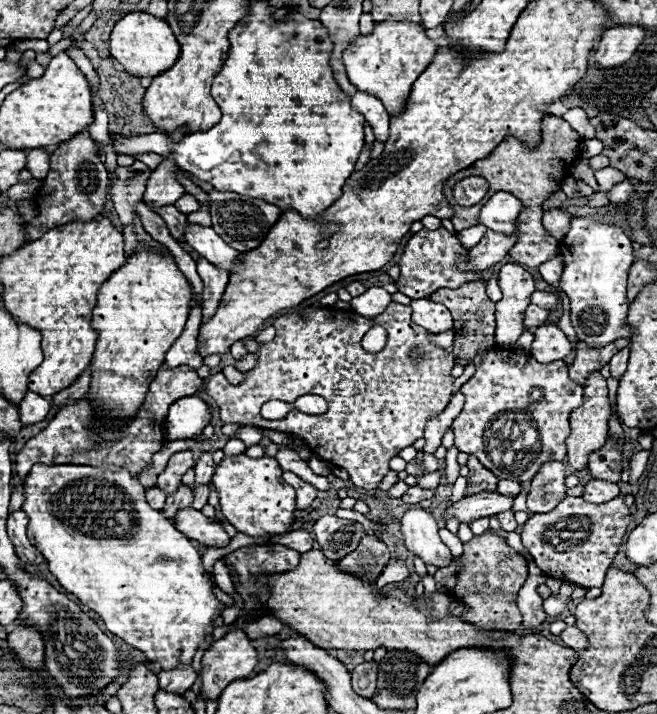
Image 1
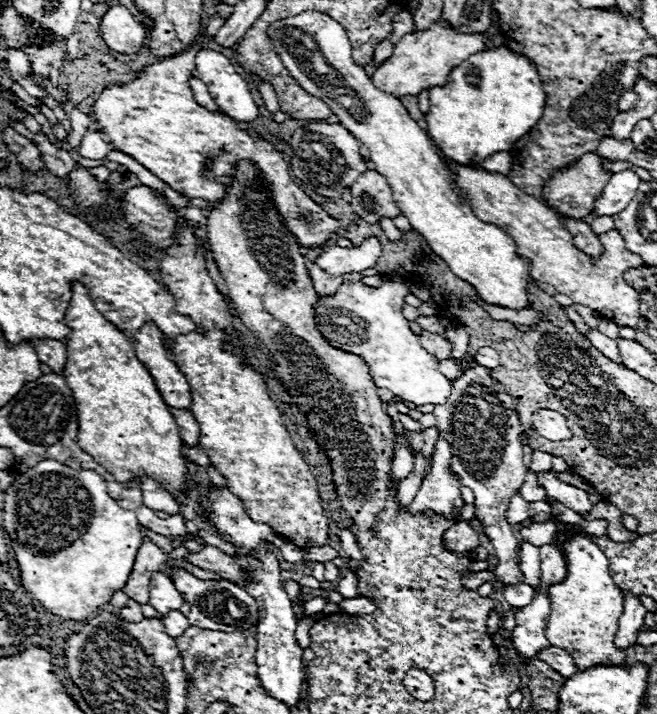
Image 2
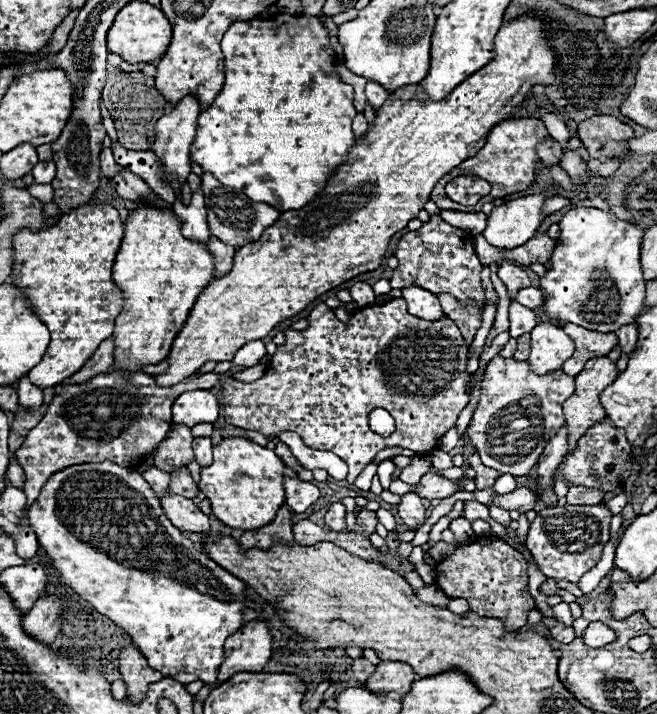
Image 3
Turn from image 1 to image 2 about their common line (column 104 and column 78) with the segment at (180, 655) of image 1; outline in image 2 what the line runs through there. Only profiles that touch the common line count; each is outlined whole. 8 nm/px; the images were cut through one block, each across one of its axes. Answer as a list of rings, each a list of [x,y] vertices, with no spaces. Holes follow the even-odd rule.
[[[44,460],[36,468],[20,474],[4,494],[2,526],[12,540],[22,586],[54,616],[88,622],[94,610],[110,602],[114,592],[122,590],[142,544],[140,524],[132,510],[116,504],[106,494],[106,480],[92,470],[74,470],[56,460]]]

